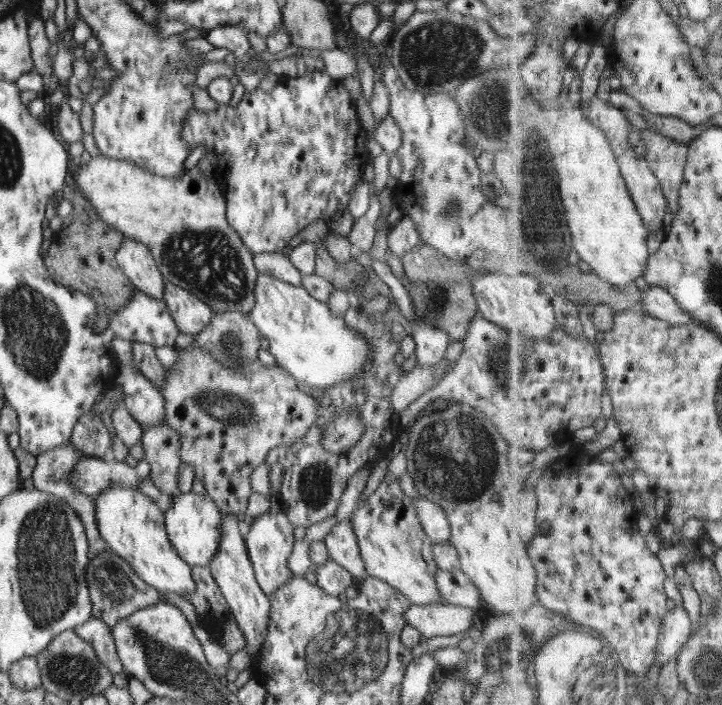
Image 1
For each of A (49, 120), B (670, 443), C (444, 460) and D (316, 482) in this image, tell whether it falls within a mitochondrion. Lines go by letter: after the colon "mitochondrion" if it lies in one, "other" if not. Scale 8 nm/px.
A: other
B: other
C: mitochondrion
D: mitochondrion

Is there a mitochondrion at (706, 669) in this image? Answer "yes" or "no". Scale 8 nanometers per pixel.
yes

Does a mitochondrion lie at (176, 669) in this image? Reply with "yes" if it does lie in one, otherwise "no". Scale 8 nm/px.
yes

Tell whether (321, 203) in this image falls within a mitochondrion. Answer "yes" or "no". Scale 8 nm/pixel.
no

